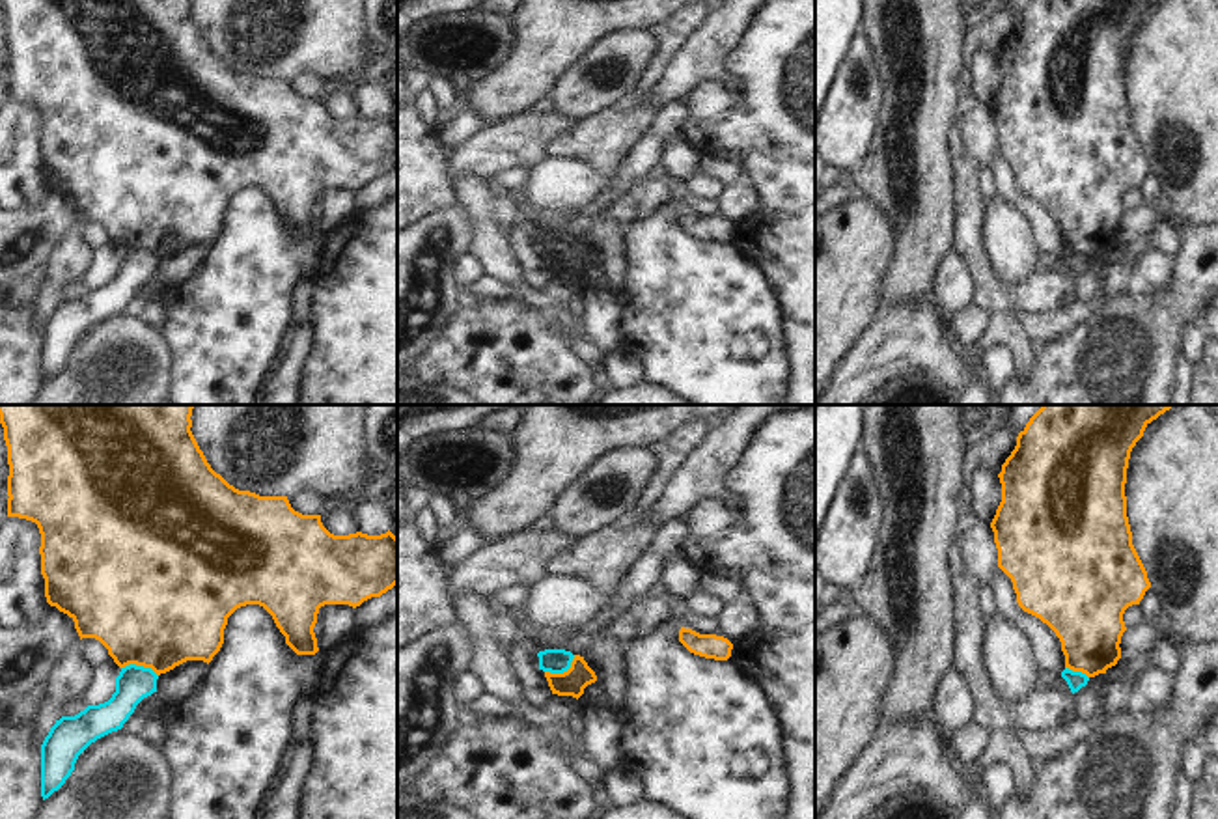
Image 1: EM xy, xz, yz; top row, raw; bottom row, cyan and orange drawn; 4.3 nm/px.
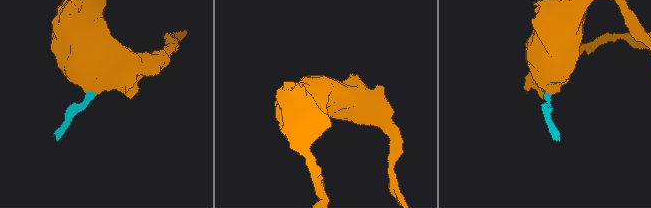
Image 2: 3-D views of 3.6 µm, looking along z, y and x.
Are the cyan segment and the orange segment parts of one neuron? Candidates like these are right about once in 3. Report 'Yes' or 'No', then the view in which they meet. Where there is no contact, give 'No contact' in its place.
No. Touches cyan in xz.

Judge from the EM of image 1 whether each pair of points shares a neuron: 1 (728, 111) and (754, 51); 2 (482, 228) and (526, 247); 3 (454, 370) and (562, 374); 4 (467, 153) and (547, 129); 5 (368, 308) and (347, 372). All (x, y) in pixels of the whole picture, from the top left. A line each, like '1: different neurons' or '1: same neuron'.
1: same neuron
2: different neurons
3: same neuron
4: same neuron
5: same neuron

